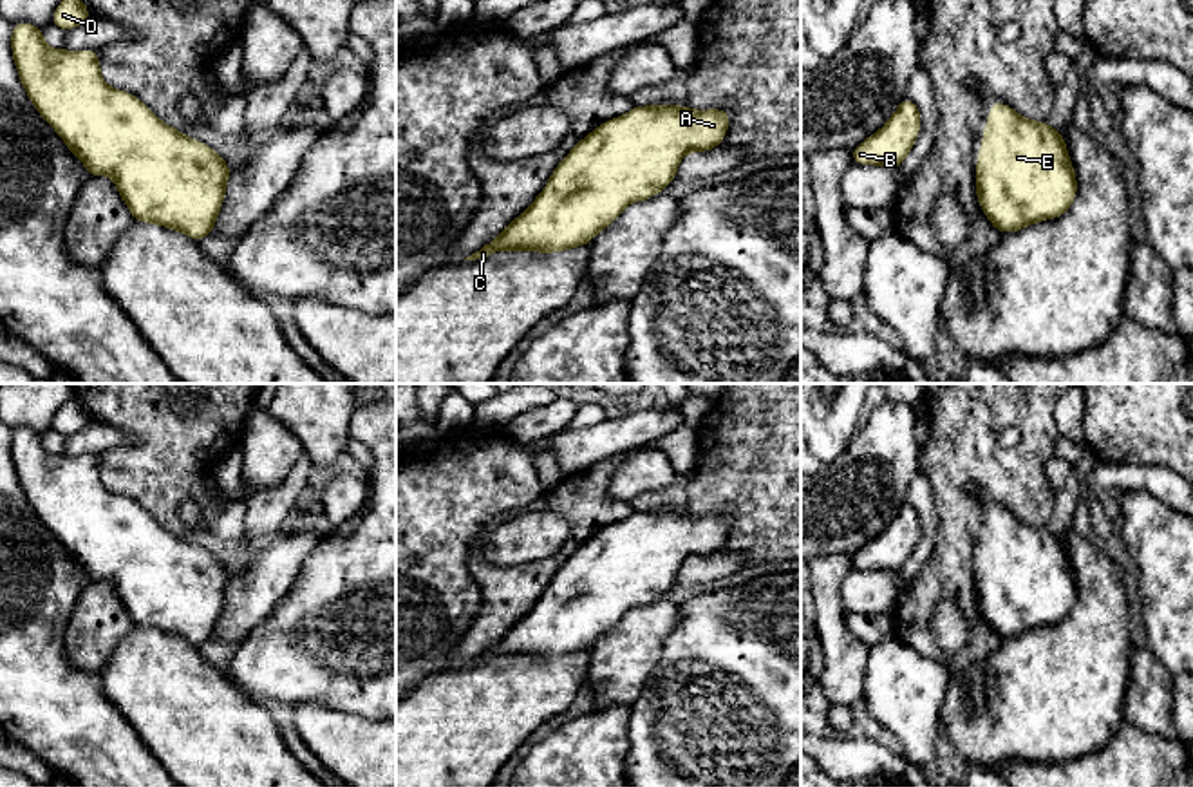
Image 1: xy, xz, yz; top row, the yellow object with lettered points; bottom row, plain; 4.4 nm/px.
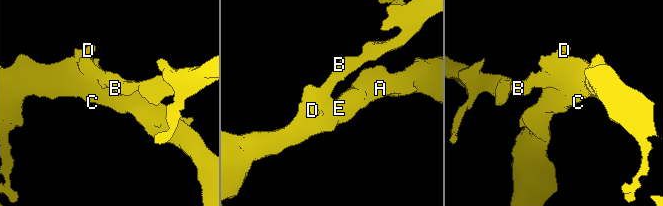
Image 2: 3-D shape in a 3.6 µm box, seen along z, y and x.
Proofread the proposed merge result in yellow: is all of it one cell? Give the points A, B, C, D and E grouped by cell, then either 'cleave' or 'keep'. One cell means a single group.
A B C D E; keep

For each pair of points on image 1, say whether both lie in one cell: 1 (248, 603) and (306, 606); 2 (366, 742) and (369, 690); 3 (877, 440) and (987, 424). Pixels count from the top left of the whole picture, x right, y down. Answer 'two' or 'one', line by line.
1: two
2: two
3: two

